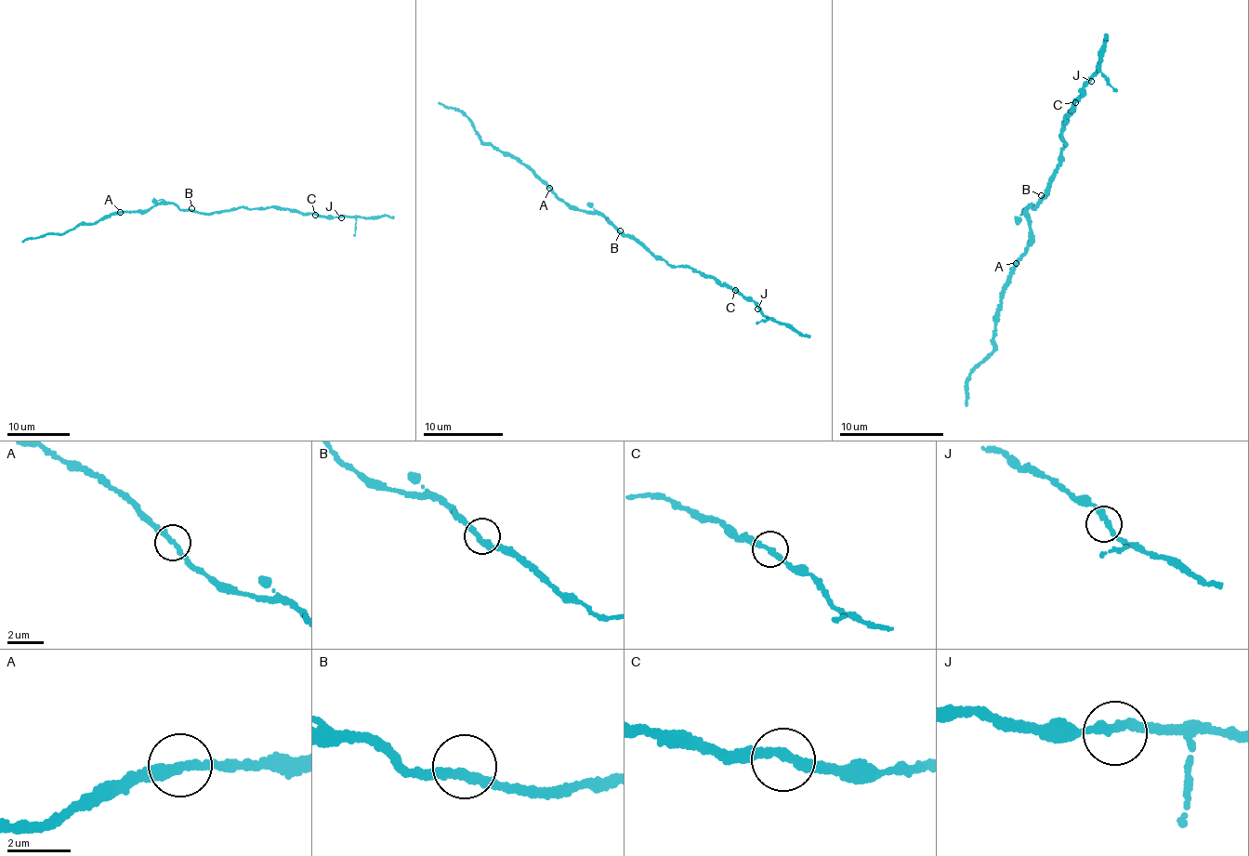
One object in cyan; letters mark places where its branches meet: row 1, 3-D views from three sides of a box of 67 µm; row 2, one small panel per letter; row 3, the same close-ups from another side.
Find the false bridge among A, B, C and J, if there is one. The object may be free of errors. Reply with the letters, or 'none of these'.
none of these

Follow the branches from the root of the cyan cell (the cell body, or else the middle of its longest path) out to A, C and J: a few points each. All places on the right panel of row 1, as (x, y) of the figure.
A: (1047, 195), (1038, 200), (1033, 208), (1028, 207), (1032, 238), (1015, 263)
C: (1047, 195), (1045, 193), (1065, 142), (1058, 137), (1065, 120), (1063, 115), (1070, 111), (1075, 102)
J: (1047, 195), (1065, 142), (1058, 137), (1065, 120), (1063, 115), (1091, 81)

